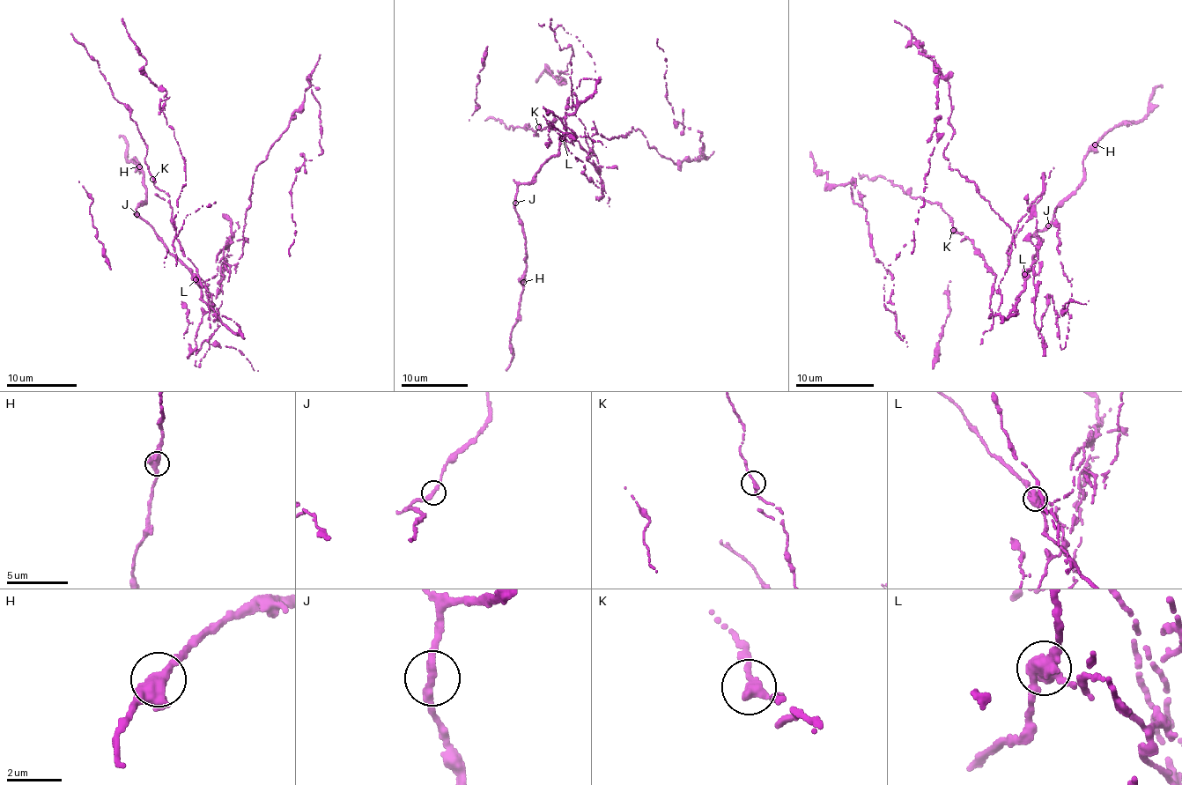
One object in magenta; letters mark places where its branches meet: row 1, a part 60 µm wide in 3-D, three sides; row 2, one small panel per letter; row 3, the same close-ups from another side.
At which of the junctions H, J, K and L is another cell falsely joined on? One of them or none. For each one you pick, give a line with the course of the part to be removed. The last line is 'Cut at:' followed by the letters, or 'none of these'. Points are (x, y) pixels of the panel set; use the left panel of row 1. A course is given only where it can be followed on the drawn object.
L: course (195, 279), (215, 295), (224, 247), (240, 255), (254, 177), (309, 86), (321, 152), (291, 189), (291, 255)
Cut at: L

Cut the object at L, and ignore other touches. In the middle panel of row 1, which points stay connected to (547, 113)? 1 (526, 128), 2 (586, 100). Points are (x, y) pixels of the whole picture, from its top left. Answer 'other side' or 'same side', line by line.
1: other side
2: other side

